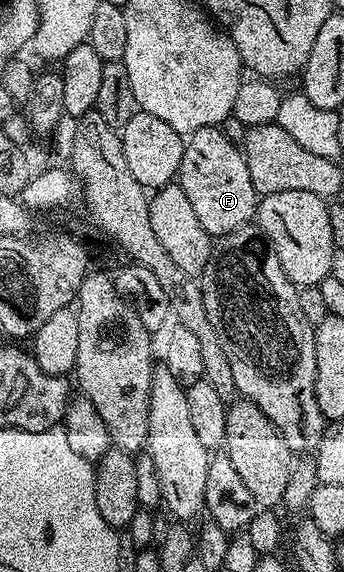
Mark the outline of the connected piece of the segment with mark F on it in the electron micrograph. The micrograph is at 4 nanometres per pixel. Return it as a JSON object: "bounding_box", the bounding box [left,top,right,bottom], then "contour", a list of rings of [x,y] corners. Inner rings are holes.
{"bounding_box":[178,127,258,238],"contour":[[[223,127],[203,128],[185,139],[178,183],[190,198],[198,222],[219,238],[238,230],[255,217],[258,195],[250,178],[250,169],[241,145],[226,138]]]}

